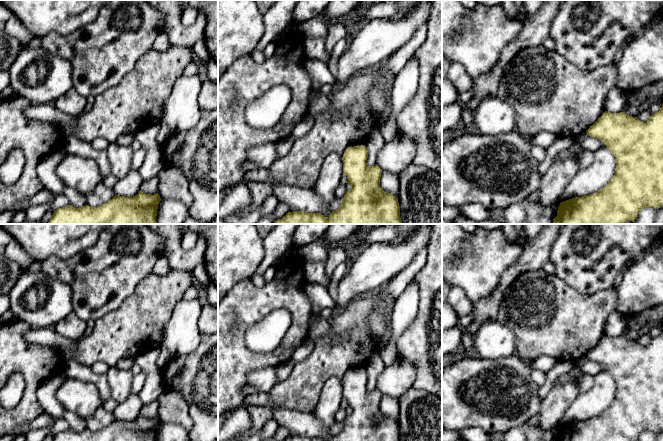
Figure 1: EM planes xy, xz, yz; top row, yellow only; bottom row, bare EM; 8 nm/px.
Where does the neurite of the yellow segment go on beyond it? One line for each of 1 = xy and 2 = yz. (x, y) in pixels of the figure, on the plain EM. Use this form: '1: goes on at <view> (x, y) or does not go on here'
1: does not go on here
2: does not go on here

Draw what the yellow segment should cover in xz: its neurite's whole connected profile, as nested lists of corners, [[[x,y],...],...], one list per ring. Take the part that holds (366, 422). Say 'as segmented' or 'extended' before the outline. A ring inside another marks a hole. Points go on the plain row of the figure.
as segmented | [[[365,369],[348,371],[342,381],[343,399],[348,402],[351,413],[341,423],[341,430],[332,435],[329,441],[400,441],[398,421],[384,415],[380,410],[382,394],[368,390],[368,375]]]

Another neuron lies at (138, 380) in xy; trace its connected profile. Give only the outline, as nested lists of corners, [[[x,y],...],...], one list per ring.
[[[144,371],[139,372],[136,375],[133,375],[131,389],[133,394],[138,394],[144,386],[147,373]]]

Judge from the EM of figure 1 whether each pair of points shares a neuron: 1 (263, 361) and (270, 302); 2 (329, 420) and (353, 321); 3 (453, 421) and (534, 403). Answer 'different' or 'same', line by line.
1: same
2: different
3: same

